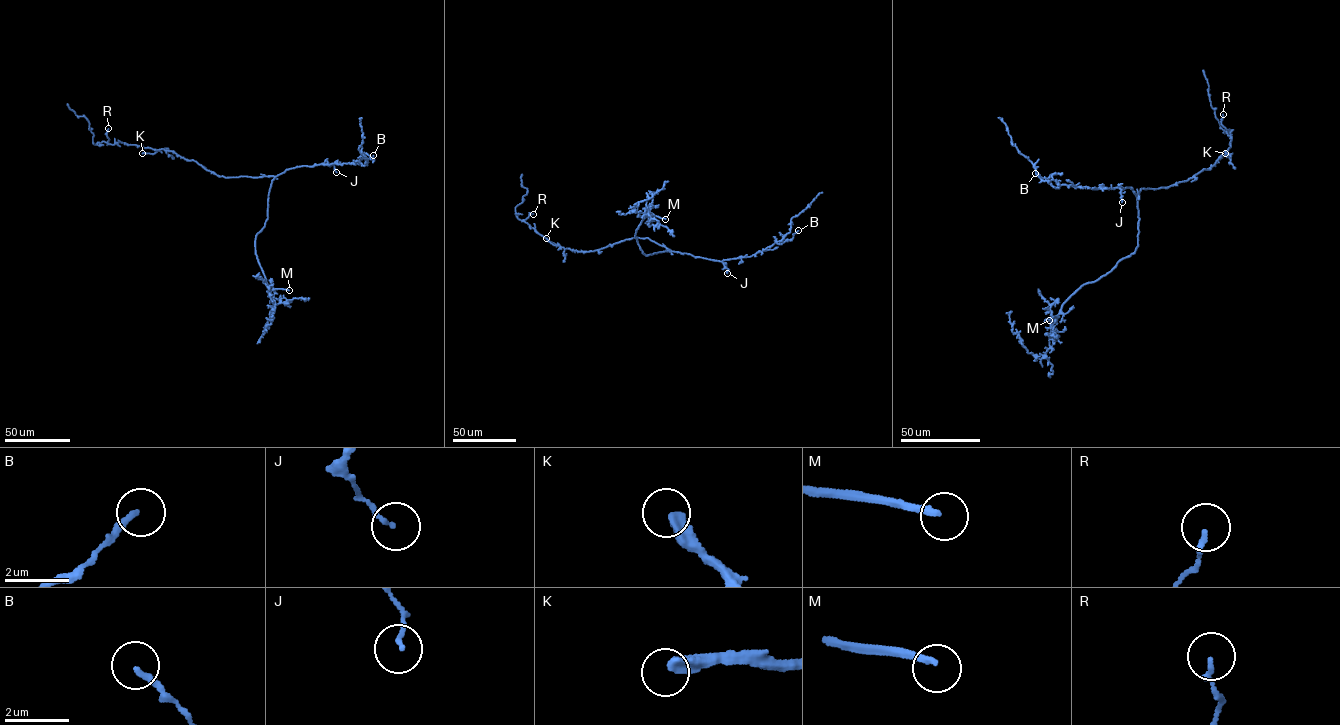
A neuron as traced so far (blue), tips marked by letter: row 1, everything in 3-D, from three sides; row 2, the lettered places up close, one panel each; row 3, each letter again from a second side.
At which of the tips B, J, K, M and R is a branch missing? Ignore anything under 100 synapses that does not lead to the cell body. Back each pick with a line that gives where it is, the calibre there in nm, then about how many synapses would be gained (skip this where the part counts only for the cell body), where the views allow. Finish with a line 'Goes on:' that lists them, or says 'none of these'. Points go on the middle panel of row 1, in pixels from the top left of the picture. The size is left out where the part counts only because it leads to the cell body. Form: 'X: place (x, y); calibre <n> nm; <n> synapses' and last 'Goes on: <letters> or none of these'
M: place (665, 219); calibre 200 nm
Goes on: M

